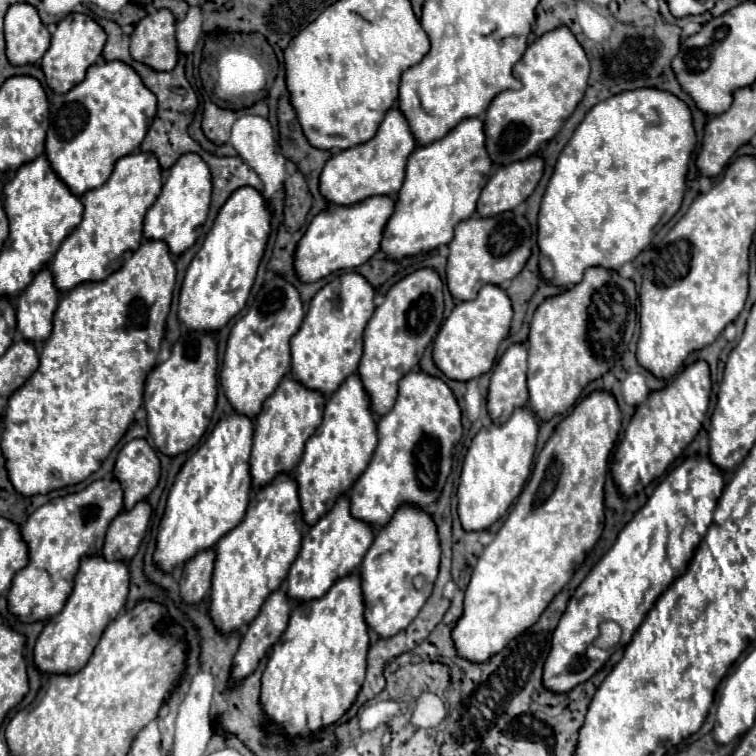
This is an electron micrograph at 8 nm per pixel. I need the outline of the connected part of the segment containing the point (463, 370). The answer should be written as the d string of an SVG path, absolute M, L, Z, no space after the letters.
M485 285L483 289L479 289L473 301L457 303L451 315L441 325L437 333L439 337L435 337L433 343L433 361L437 369L453 381L471 381L487 373L495 363L499 343L509 333L511 317L511 301L505 295L505 291L497 285Z

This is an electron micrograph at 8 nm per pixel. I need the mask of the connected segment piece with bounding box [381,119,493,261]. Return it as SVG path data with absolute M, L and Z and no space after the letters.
M463 119L443 139L427 147L417 147L407 159L405 181L397 191L395 211L383 229L381 251L387 259L401 261L403 257L447 245L455 225L475 213L479 193L489 179L491 167L487 153L483 153L481 119Z

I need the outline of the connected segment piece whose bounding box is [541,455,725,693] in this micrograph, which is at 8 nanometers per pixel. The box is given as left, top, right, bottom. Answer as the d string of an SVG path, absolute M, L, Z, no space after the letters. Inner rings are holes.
M705 455L685 459L679 467L675 467L659 483L659 487L649 497L645 507L641 507L635 513L635 517L623 527L623 531L619 533L613 547L589 571L589 575L581 581L581 585L577 587L577 591L569 599L569 603L565 607L565 613L561 615L561 619L559 619L559 623L557 623L553 635L551 635L551 649L549 649L549 655L547 655L545 665L543 665L541 681L543 681L543 687L547 691L551 691L551 693L569 693L579 683L589 681L601 667L607 665L607 661L611 659L611 655L615 651L623 649L631 641L633 633L639 629L639 625L643 623L643 619L647 617L647 613L651 611L655 601L687 569L689 561L693 559L699 541L703 539L707 527L713 521L713 511L715 511L717 501L723 493L723 485L725 485L723 473L715 465L711 465L711 461ZM605 619L615 621L623 629L621 641L611 649L599 649L599 647L593 645L593 639L599 637L599 623L605 621Z

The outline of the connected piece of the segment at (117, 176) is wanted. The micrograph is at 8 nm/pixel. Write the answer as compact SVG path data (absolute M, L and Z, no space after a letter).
M133 153L115 163L111 177L99 189L87 191L81 197L83 219L79 227L61 243L51 261L53 283L59 291L69 291L75 285L103 281L115 273L125 259L139 249L143 239L143 219L147 209L161 193L161 167L153 153Z

